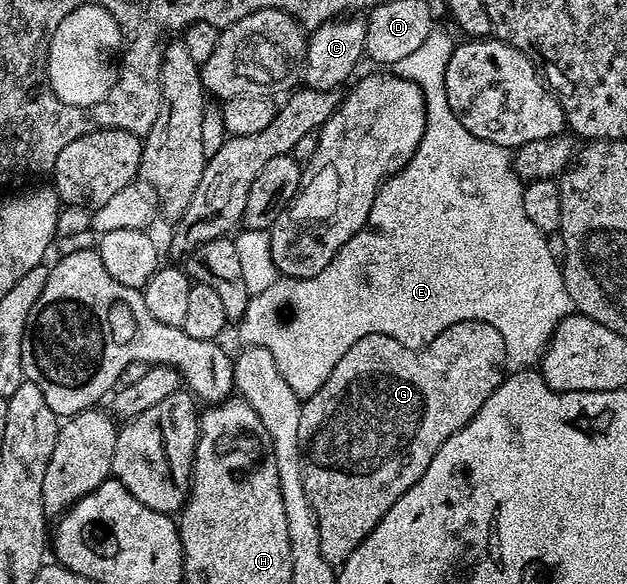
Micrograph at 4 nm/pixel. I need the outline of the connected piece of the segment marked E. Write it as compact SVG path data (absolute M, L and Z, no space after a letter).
M431 31L428 39L412 51L406 60L398 62L396 69L401 76L406 77L409 81L414 81L421 87L422 93L426 96L426 130L420 139L420 147L412 155L412 159L405 165L400 172L395 173L393 177L387 177L386 182L382 184L382 190L376 195L372 203L372 211L360 231L340 247L340 251L319 273L313 277L287 277L281 278L286 285L286 321L244 321L241 326L242 333L247 338L249 344L262 345L272 351L272 357L276 359L276 365L288 379L289 386L296 391L300 399L305 399L316 395L320 387L332 375L332 371L340 359L364 335L369 333L386 333L389 337L395 337L400 343L404 343L413 349L423 349L432 339L436 339L448 327L452 327L461 321L483 321L500 331L500 335L506 344L506 352L511 358L514 357L526 367L533 366L546 352L547 344L554 335L555 329L565 317L571 312L572 302L568 291L566 290L566 281L562 278L562 267L559 258L554 258L554 253L550 250L547 234L539 230L531 219L525 215L524 209L524 181L519 177L515 162L511 154L503 149L500 145L494 145L491 141L480 139L460 123L458 114L452 111L448 103L446 94L446 68L448 59L452 55L456 44L455 38L452 39L446 33Z

